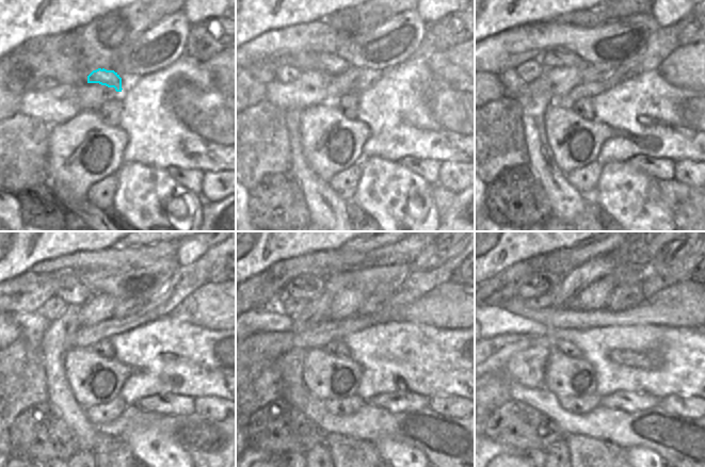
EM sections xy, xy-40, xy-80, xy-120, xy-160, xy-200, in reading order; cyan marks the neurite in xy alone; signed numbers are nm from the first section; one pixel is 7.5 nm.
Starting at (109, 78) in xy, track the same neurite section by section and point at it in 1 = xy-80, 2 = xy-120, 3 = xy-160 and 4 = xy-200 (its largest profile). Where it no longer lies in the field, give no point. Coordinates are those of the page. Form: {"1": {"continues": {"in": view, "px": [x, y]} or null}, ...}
{"1": {"continues": {"in": "xy-80", "px": [554, 58]}}, "2": {"continues": {"in": "xy-120", "px": [71, 291]}}, "3": {"continues": {"in": "xy-160", "px": [307, 286]}}, "4": {"continues": {"in": "xy-200", "px": [538, 284]}}}

